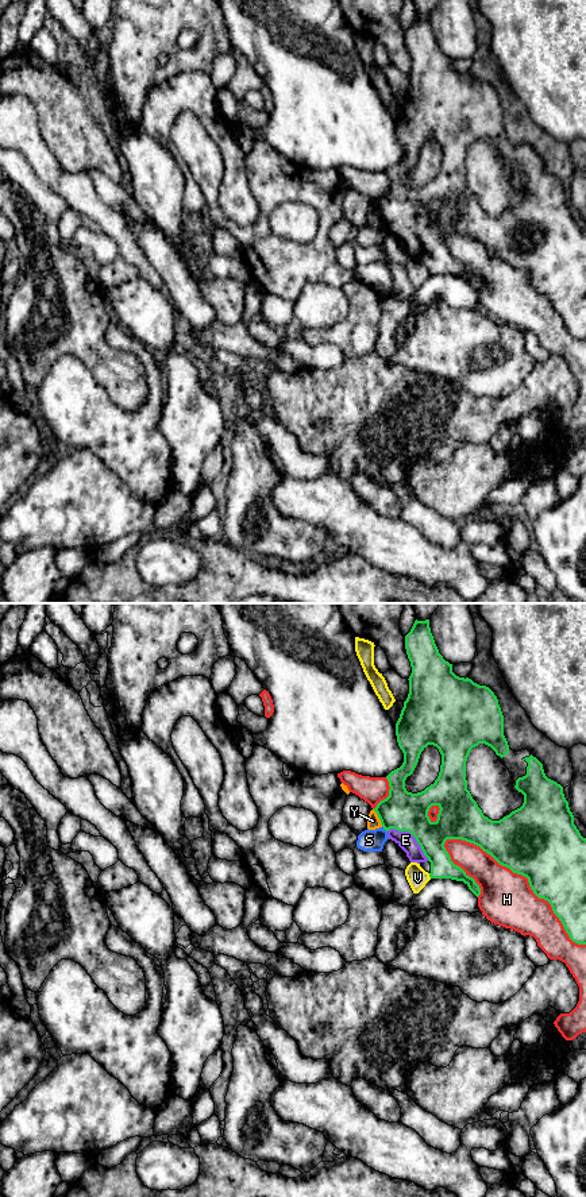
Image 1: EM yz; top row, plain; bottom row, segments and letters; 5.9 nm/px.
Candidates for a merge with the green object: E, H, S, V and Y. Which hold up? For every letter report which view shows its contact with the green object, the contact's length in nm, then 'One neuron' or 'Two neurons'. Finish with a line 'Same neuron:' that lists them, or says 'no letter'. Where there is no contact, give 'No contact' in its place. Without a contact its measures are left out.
E: Touches green in yz. Shared border 300 nm. One neuron
H: Touches green in yz. Shared border 1050 nm. Two neurons
S: Touches green in yz. Shared border 50 nm. Two neurons
V: Touches green in yz. Shared border 40 nm. Two neurons
Y: Touches green in yz. Shared border 130 nm. Two neurons
Same neuron: E

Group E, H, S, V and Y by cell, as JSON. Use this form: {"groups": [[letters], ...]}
{"groups": [["E"], ["H"], ["S", "V"], ["Y"]]}

